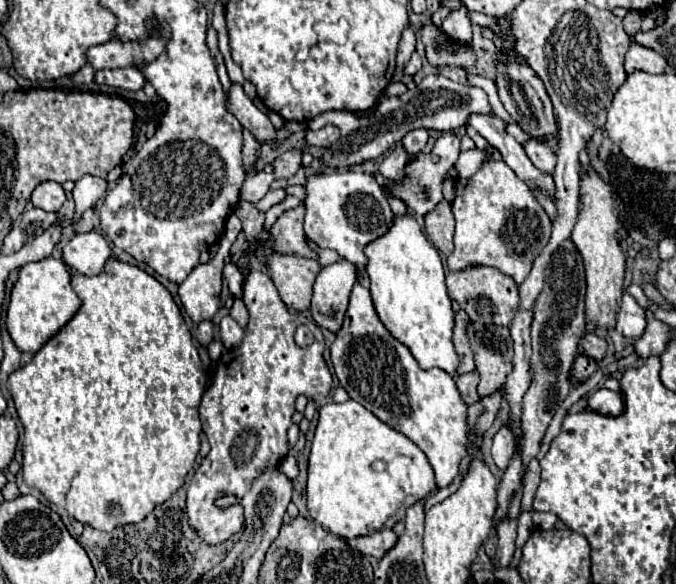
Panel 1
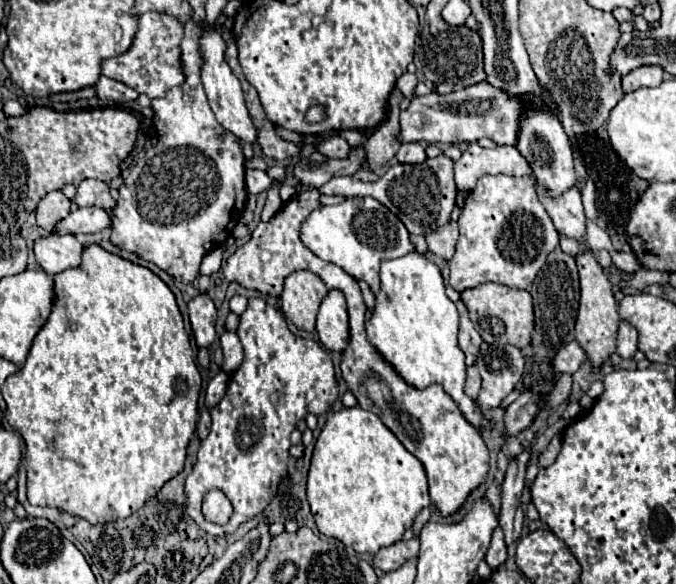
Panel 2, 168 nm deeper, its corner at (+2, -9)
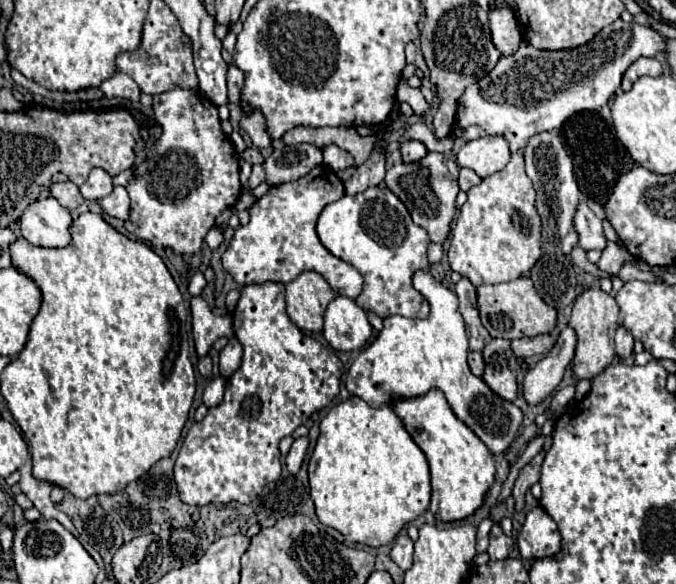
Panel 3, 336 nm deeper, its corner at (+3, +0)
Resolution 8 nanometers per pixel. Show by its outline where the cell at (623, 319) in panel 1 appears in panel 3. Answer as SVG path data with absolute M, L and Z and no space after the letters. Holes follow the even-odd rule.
M621 326L617 328L617 334L615 334L615 352L623 360L631 358L631 354L633 354L633 336Z

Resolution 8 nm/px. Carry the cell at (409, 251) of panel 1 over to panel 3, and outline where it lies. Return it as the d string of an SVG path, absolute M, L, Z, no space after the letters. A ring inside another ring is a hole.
M417 272L413 286L429 300L431 314L425 320L411 320L403 316L389 316L383 320L383 330L375 342L363 350L347 374L347 390L363 398L373 408L391 406L397 400L417 398L431 388L439 388L453 414L469 426L491 454L503 454L515 440L523 422L523 412L509 400L497 396L483 378L475 376L467 366L467 334L465 322L457 306L457 296L429 272Z

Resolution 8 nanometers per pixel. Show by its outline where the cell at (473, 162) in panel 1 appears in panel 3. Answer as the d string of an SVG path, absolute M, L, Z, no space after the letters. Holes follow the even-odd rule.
M483 136L483 138L467 142L459 150L457 164L475 170L481 178L487 178L487 176L503 170L505 164L509 162L509 158L511 158L509 146L503 138Z

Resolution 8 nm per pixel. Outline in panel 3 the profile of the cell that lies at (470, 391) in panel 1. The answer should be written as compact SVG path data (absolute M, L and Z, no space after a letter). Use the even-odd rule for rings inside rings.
M469 352L469 368L475 376L483 376L483 368L485 368L485 362L483 362L483 354L481 352Z

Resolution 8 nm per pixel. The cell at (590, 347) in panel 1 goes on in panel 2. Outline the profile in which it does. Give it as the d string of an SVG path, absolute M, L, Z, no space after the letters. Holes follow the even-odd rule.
M570 341L570 343L568 343L566 347L562 347L562 351L558 351L558 355L554 357L554 371L556 371L556 373L576 373L586 359L588 359L588 357L586 357L584 349L582 349L576 341Z

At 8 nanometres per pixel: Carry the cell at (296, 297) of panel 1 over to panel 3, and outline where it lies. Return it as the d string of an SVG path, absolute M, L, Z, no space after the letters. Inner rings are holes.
M303 272L285 286L287 314L305 332L323 330L323 314L337 292L317 272Z

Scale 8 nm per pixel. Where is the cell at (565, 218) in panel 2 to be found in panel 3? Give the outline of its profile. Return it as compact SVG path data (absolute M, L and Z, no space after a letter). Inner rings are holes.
M581 202L577 208L575 226L579 232L579 246L583 250L591 250L591 248L603 250L607 246L607 238L601 228L601 220L589 210L589 206L585 202Z

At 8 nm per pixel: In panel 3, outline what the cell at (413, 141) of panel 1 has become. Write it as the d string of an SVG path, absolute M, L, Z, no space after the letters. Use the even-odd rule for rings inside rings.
M415 140L403 142L399 150L403 154L403 162L419 162L427 154L427 148L421 142L415 142Z

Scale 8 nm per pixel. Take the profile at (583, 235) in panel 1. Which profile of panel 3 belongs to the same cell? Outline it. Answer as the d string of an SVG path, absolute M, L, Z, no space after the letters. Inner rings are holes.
M591 288L585 290L573 306L573 314L569 320L569 326L575 328L577 332L577 350L575 350L575 358L573 358L573 376L577 380L593 380L595 376L599 376L615 358L615 348L613 348L613 336L618 324L619 306L615 302L613 296L605 294L599 288Z

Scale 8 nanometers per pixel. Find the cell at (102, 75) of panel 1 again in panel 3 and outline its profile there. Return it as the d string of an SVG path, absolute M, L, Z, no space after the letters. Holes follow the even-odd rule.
M117 72L113 78L105 80L101 84L101 90L107 98L125 98L125 100L133 100L133 102L139 102L139 98L141 98L141 90L135 84L135 80L121 72Z

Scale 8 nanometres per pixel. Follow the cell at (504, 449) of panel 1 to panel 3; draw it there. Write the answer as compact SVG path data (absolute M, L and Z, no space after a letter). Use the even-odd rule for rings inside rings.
M565 326L555 346L541 358L523 378L523 396L529 404L543 402L561 382L565 368L571 364L577 346L577 336L571 326Z

